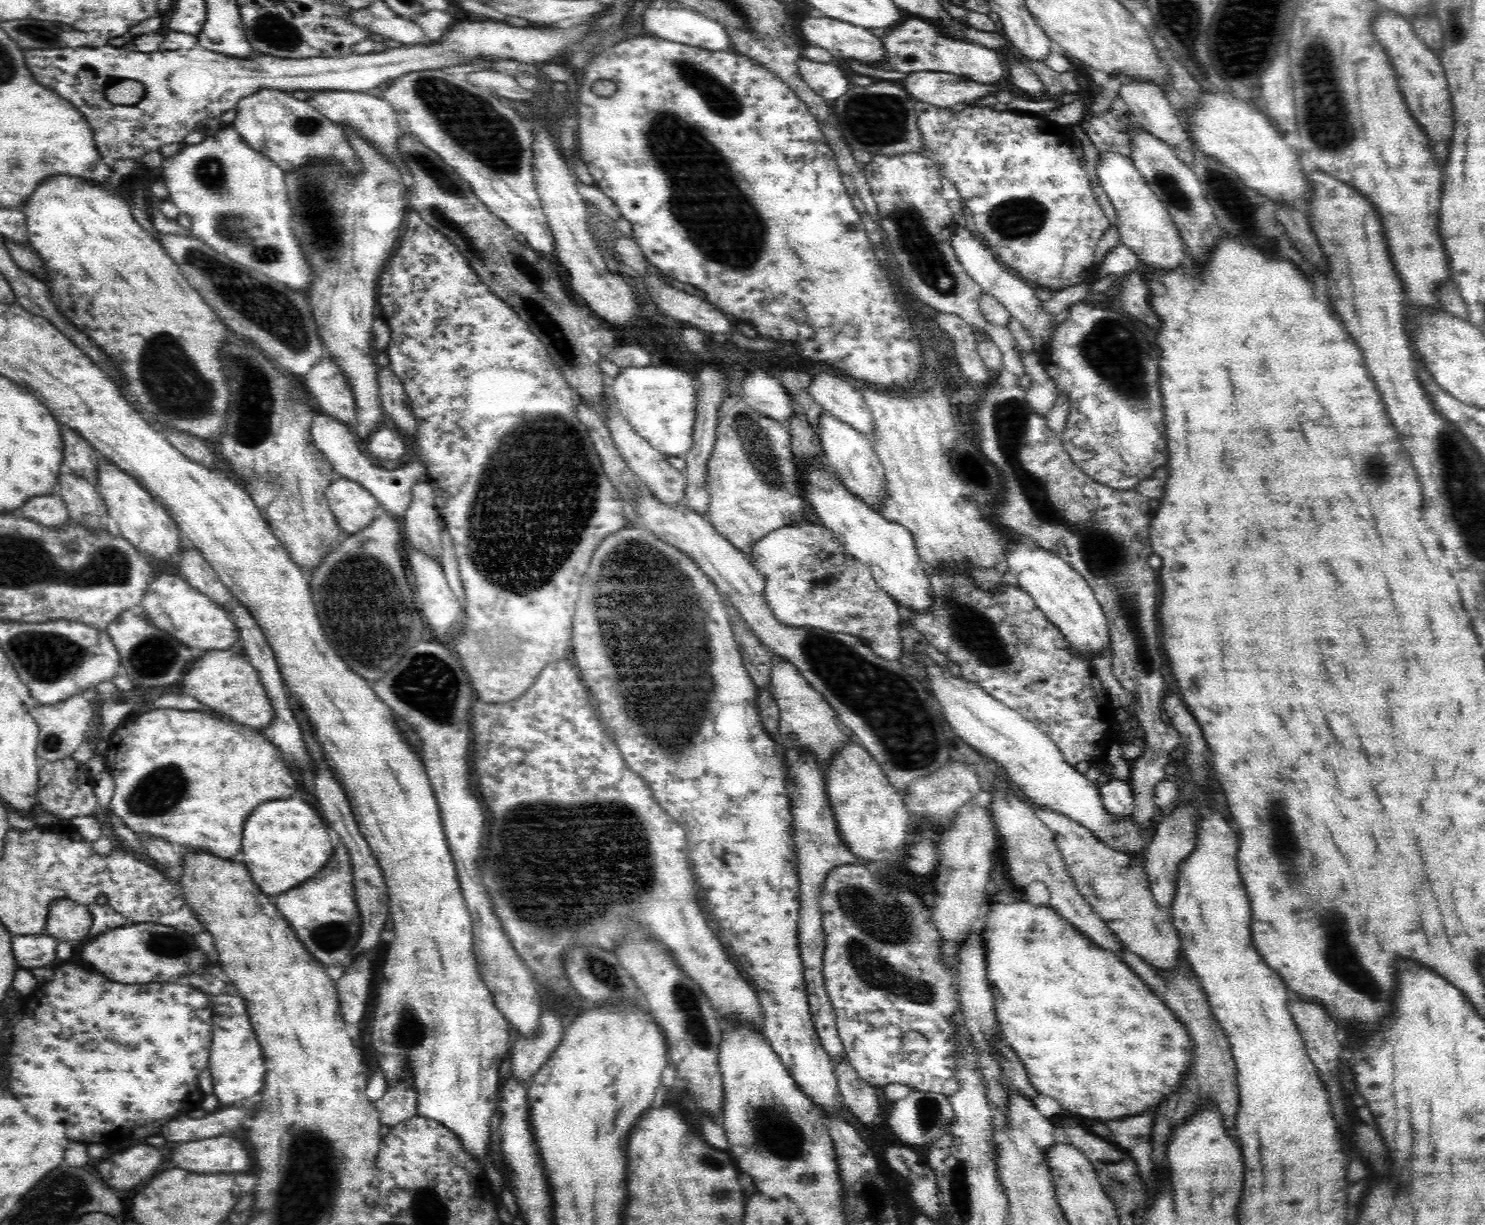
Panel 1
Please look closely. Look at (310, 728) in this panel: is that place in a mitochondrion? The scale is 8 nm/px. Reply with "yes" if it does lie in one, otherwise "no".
no

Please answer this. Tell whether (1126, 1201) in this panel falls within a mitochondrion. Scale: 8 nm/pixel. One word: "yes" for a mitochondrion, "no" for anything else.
yes

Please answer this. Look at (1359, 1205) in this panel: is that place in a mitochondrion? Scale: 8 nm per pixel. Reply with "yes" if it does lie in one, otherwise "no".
no

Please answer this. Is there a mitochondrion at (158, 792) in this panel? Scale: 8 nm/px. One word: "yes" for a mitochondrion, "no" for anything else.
yes

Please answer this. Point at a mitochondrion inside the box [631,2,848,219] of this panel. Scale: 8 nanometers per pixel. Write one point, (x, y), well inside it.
(721, 99)

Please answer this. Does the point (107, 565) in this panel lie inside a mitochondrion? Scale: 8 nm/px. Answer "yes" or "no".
yes

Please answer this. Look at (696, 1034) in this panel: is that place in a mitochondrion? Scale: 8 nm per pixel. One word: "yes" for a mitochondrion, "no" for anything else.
yes

